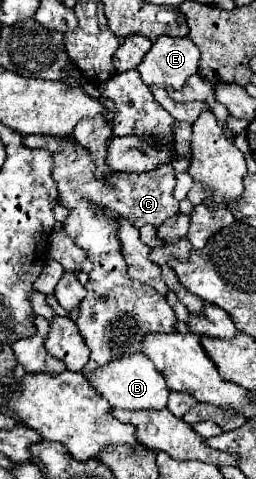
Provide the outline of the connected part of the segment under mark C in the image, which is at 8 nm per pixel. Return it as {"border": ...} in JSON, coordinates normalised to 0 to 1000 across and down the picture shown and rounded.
{"border":[[[113,282],[98,286],[105,307],[168,307],[199,315],[215,332],[207,374],[230,399],[230,428],[246,428],[270,449],[254,457],[254,486],[340,524],[371,562],[355,582],[332,595],[340,620],[316,628],[301,683],[332,720],[355,733],[348,758],[316,775],[324,783],[395,770],[441,754],[441,745],[480,745],[488,737],[551,737],[551,704],[566,695],[676,695],[691,662],[652,637],[637,616],[613,616],[590,599],[566,599],[535,587],[512,587],[496,574],[496,553],[473,537],[473,503],[457,495],[457,453],[488,453],[520,474],[598,470],[621,474],[652,457],[691,449],[699,420],[676,411],[684,361],[668,344],[621,344],[613,353],[559,365],[441,361],[426,378],[395,378],[363,361],[363,328],[316,315],[316,307],[215,290]]]}

